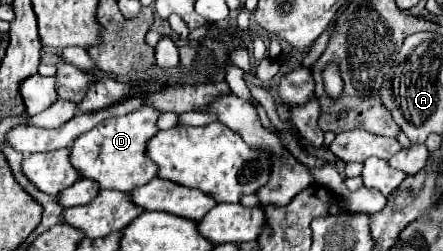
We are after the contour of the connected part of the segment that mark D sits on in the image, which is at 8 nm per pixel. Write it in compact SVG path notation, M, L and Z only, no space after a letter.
M141 107L133 113L127 113L123 117L111 117L111 119L105 119L103 123L99 123L95 129L79 135L71 147L69 147L69 161L71 165L75 165L75 169L81 173L81 177L85 179L91 179L91 181L97 181L101 189L113 189L113 191L131 191L135 187L141 187L145 185L147 181L151 181L155 177L155 165L145 157L145 145L147 141L157 133L157 117L159 113L151 107Z

